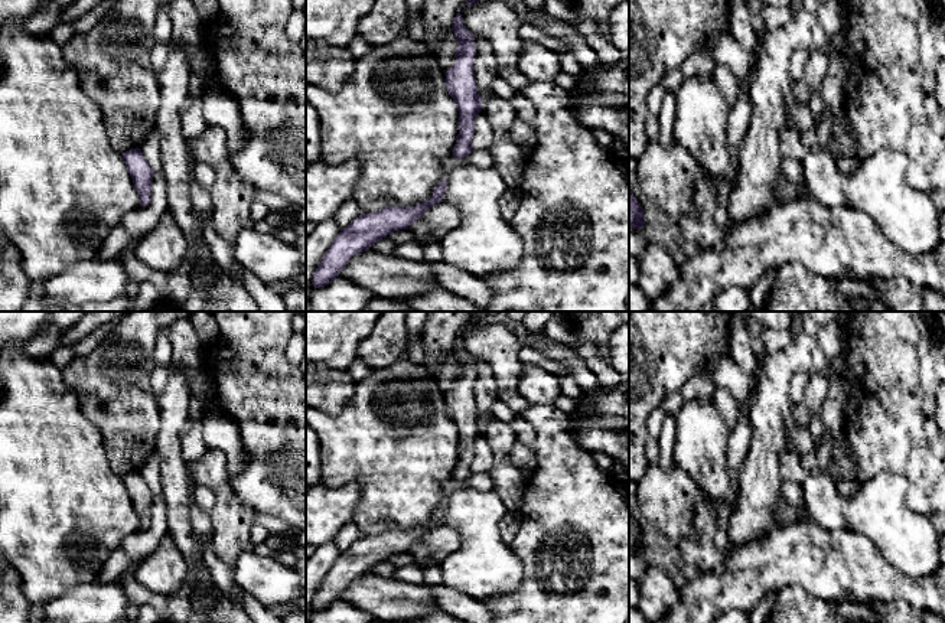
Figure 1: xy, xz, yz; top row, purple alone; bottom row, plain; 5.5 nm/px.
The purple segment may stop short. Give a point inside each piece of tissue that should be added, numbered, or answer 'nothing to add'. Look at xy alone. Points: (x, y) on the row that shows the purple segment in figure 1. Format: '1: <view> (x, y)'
nothing to add

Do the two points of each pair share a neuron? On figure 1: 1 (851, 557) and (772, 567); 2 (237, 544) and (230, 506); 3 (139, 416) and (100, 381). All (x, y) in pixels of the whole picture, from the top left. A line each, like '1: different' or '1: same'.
1: same
2: same
3: same

